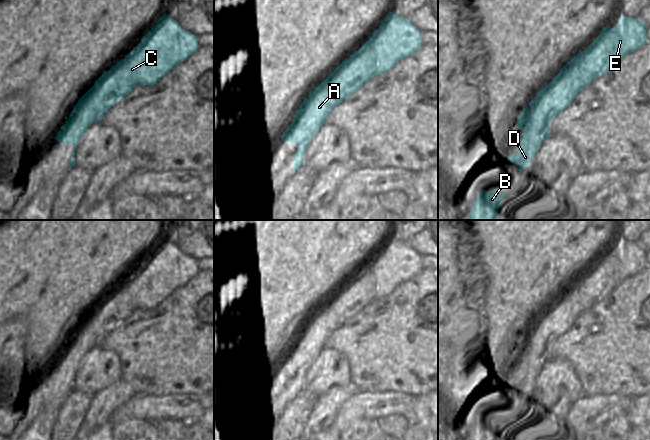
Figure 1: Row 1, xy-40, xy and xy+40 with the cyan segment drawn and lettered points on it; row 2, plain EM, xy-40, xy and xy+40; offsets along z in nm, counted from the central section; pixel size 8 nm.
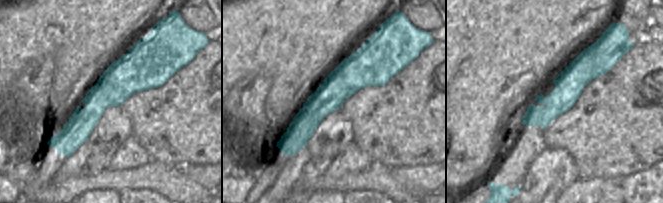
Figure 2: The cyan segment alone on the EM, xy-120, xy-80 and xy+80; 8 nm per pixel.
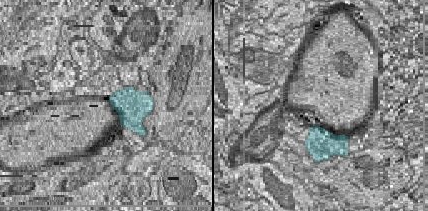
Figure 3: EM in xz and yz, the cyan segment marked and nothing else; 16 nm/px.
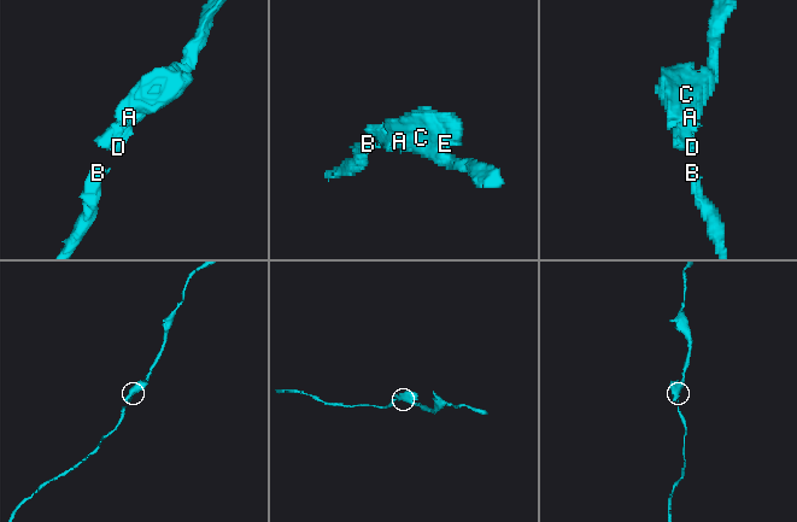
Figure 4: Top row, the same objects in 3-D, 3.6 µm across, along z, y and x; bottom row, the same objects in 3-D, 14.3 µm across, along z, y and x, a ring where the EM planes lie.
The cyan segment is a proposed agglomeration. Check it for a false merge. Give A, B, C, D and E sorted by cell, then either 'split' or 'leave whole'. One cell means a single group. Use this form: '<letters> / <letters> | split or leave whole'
A B D / C E | split

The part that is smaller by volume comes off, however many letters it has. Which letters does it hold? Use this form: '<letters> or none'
C, E

